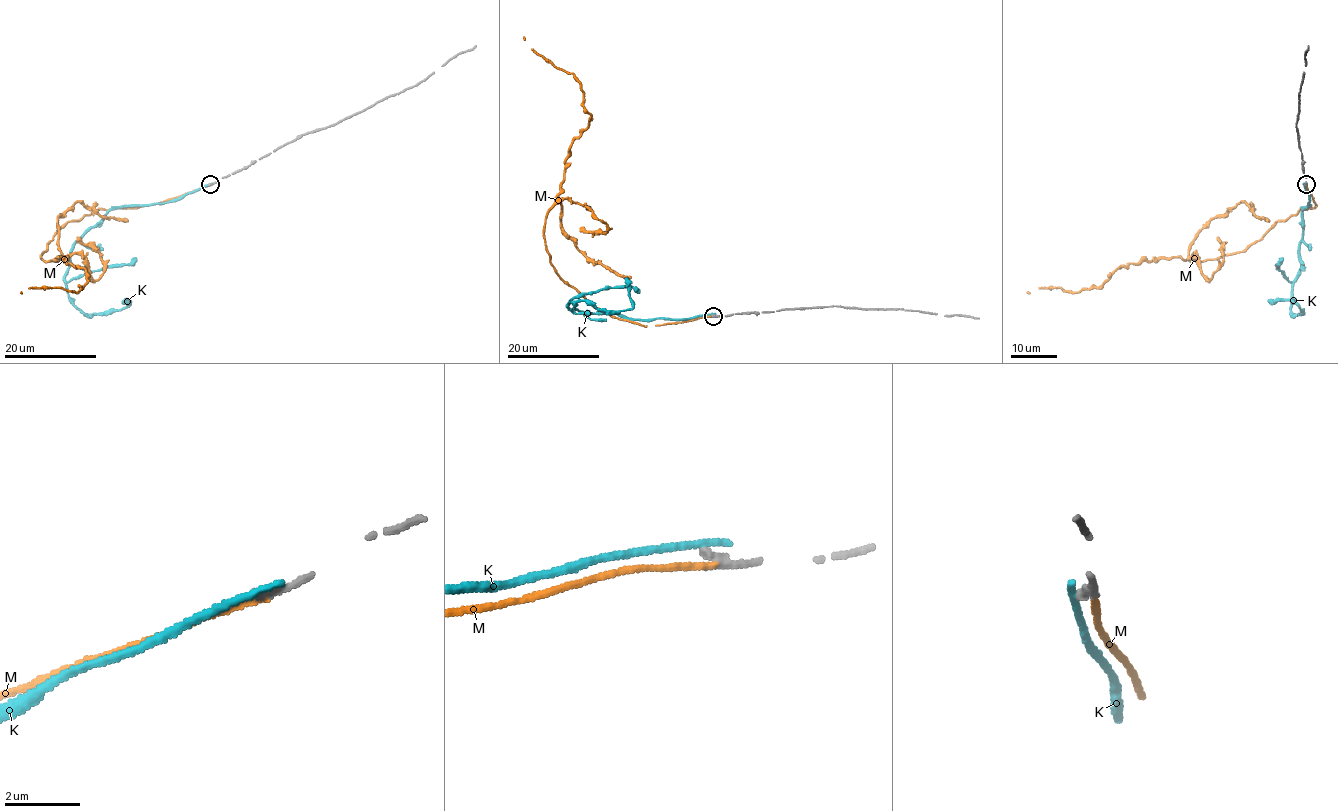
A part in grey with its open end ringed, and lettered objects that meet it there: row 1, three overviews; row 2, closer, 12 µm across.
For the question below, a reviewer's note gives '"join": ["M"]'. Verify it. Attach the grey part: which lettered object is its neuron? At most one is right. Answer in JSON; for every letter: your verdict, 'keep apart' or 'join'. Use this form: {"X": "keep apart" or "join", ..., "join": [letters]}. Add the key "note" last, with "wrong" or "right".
{"K": "keep apart", "M": "join", "join": ["M"], "note": "right"}

